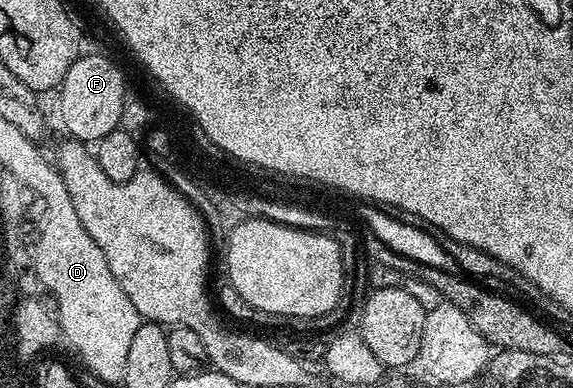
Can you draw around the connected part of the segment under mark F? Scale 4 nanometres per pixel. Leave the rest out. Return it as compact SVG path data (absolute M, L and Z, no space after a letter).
M105 53L101 56L77 58L59 87L61 94L61 122L70 139L86 144L95 144L107 132L118 129L123 116L123 104L127 97L125 74Z

